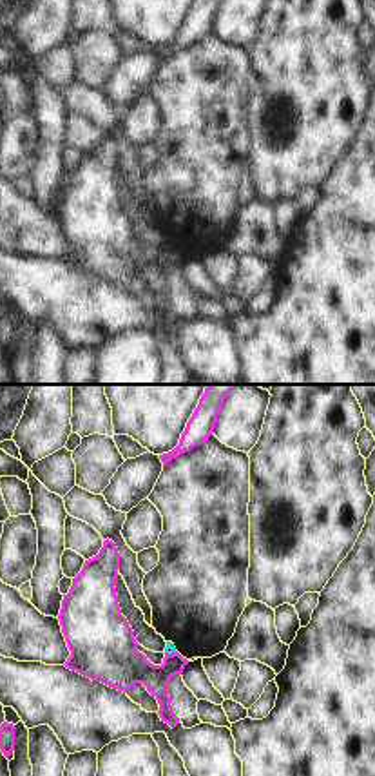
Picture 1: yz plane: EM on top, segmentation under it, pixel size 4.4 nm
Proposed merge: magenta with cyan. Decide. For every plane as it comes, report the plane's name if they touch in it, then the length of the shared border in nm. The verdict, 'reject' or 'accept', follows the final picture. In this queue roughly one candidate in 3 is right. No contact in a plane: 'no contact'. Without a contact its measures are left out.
contact in yz; length 60 nm

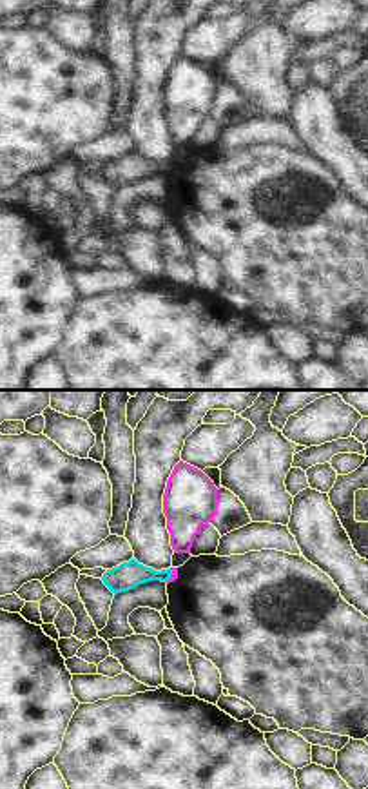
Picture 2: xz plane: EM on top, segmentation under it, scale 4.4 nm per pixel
contact in xz; length 70 nm

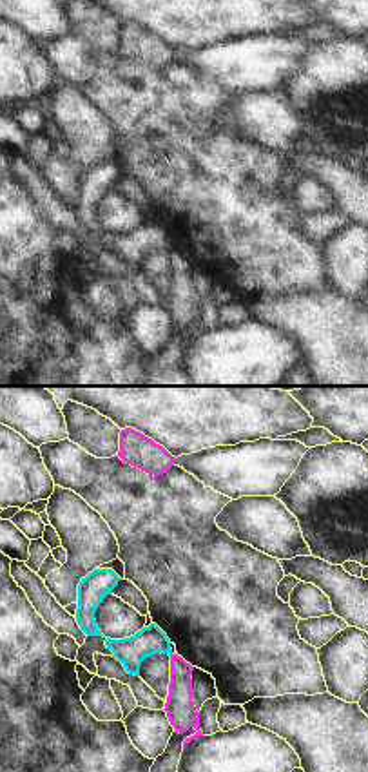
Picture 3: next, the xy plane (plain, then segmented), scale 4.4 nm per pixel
no contact

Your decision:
reject

